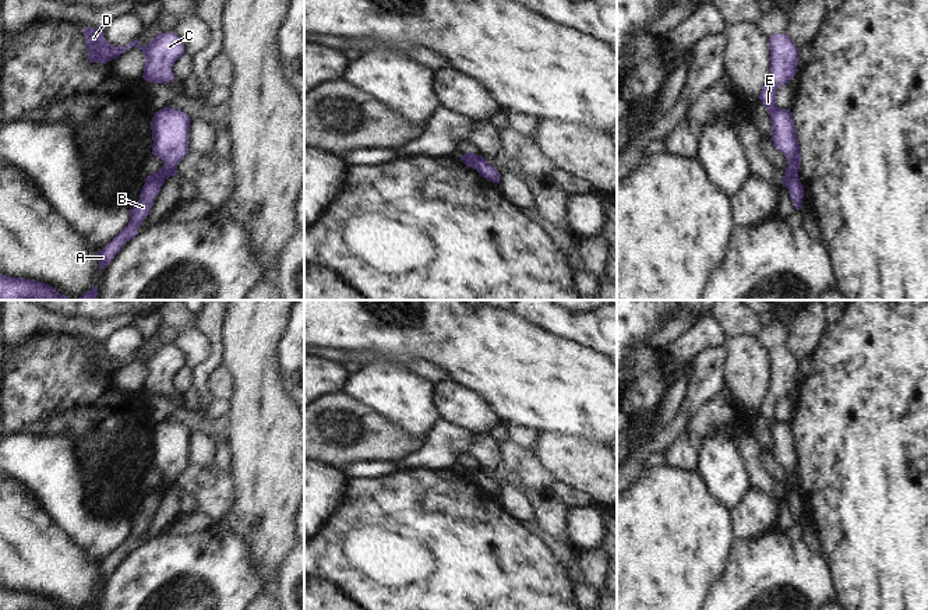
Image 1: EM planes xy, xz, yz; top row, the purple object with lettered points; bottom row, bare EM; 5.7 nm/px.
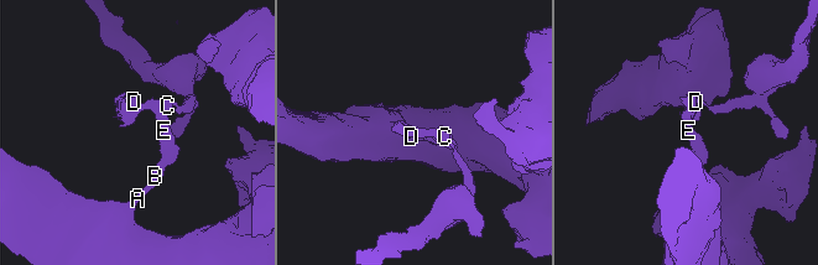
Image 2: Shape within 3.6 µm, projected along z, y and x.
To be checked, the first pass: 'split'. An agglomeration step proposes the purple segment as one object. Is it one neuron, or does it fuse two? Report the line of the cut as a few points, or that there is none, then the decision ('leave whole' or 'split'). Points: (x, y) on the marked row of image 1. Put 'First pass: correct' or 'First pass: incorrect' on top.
First pass: correct
cut in xz along (473, 155), (476, 168); split

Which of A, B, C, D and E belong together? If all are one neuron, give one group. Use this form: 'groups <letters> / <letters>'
groups A B / C D E

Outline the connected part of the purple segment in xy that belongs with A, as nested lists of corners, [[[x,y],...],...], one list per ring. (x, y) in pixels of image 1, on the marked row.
[[[152,172],[145,179],[145,184],[141,190],[141,200],[130,209],[128,225],[110,243],[96,253],[100,269],[110,264],[123,246],[138,235],[137,229],[148,216],[163,183],[165,179],[156,172]]]

